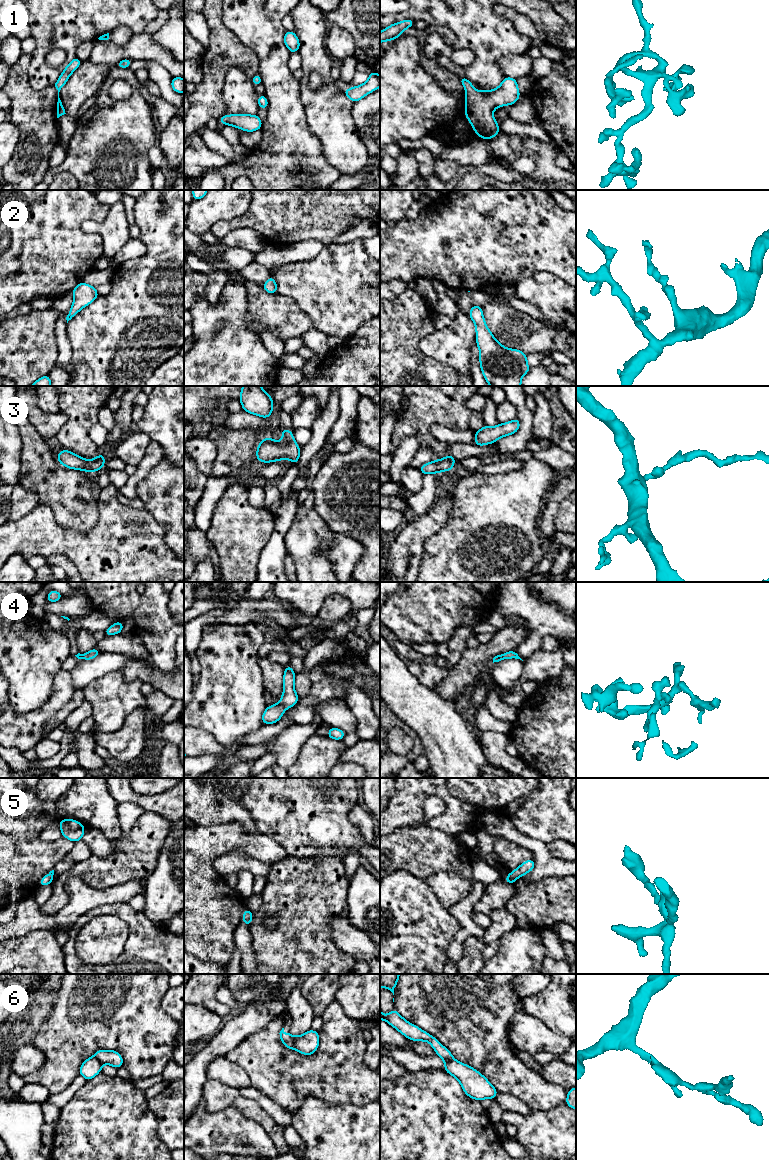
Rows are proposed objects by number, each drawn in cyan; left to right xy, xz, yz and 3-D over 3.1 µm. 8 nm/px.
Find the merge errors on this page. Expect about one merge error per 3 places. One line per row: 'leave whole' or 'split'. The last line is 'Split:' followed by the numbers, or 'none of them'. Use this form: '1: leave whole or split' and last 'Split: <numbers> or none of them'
1: leave whole
2: leave whole
3: leave whole
4: leave whole
5: leave whole
6: split
Split: 6

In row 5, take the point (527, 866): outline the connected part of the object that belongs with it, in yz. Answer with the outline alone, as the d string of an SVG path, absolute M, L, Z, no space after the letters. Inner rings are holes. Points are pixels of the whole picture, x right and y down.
M534 859L527 860L523 862L518 868L512 871L505 877L505 882L509 884L514 884L518 877L522 877L528 872L532 871L535 868Z

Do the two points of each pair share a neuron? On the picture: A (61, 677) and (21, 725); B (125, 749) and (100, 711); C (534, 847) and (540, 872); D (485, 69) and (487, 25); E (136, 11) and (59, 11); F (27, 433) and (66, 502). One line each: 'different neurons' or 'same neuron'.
A: same neuron
B: different neurons
C: same neuron
D: same neuron
E: same neuron
F: same neuron

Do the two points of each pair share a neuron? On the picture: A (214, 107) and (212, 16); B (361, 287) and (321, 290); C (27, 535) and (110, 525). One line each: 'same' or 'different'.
A: same
B: same
C: same

